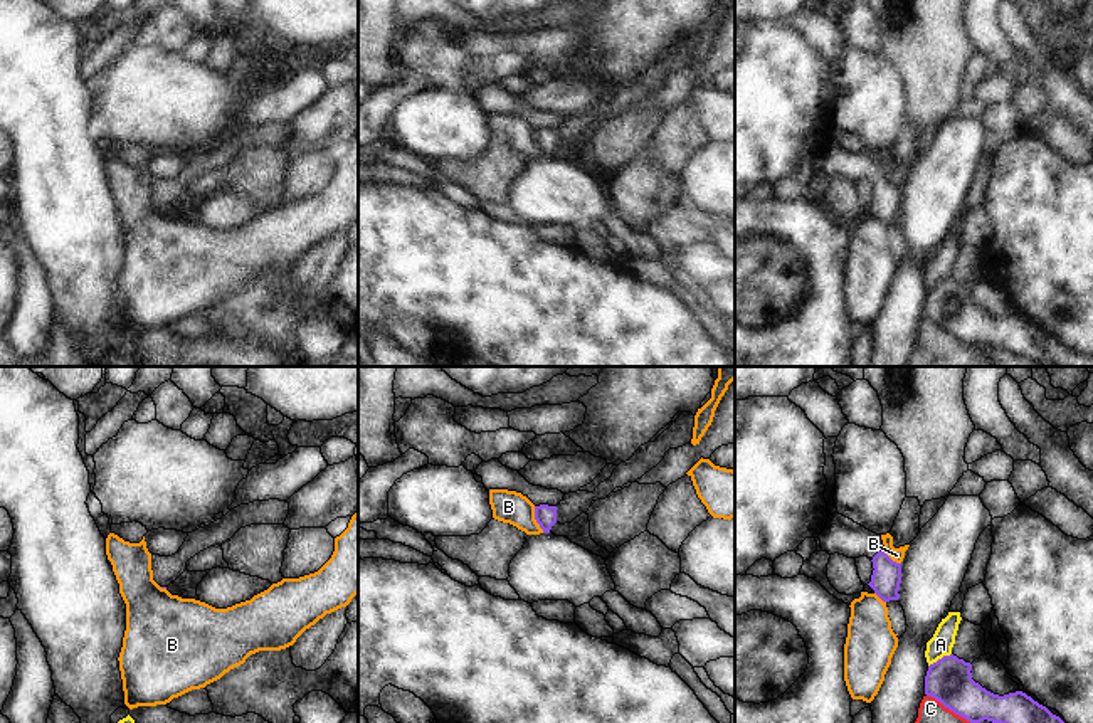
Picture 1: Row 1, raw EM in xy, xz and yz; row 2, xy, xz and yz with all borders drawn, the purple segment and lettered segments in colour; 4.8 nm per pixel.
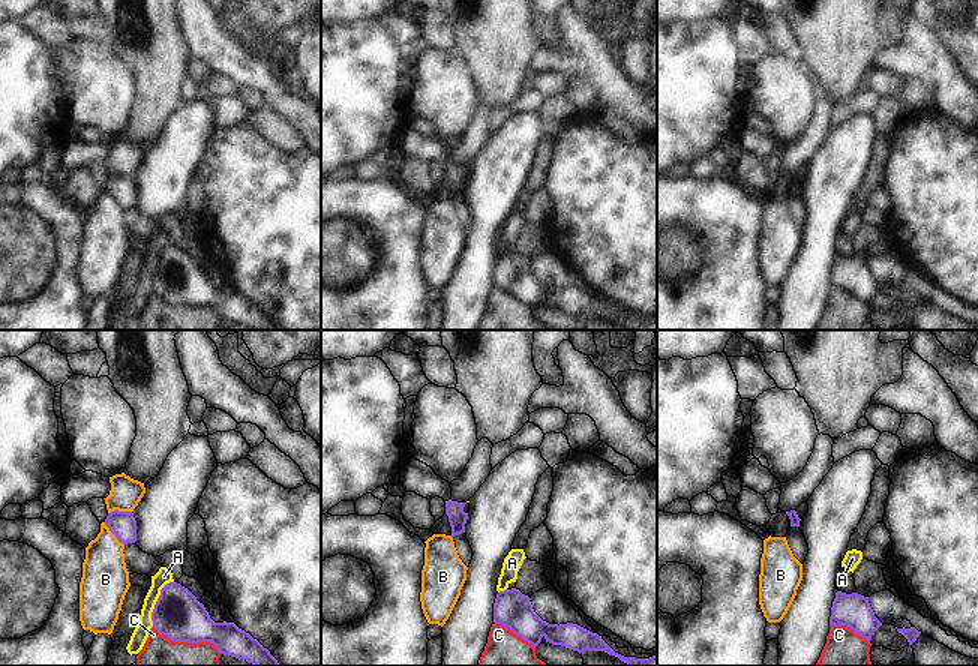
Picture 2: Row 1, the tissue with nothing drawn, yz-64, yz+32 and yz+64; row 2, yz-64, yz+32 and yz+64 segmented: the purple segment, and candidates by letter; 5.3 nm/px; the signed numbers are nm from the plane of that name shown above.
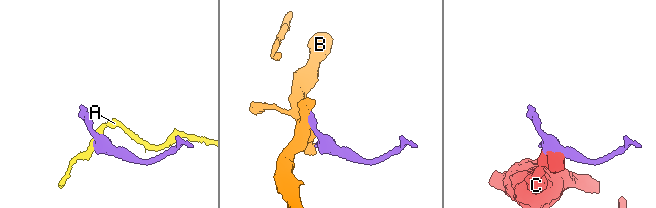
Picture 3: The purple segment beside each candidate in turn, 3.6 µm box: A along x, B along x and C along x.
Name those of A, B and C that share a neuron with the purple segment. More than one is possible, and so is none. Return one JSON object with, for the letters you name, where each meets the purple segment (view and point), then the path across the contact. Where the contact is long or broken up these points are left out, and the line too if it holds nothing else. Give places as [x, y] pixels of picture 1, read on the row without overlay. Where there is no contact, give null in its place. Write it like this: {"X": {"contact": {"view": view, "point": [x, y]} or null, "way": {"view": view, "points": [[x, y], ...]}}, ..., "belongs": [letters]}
{"belongs": []}

